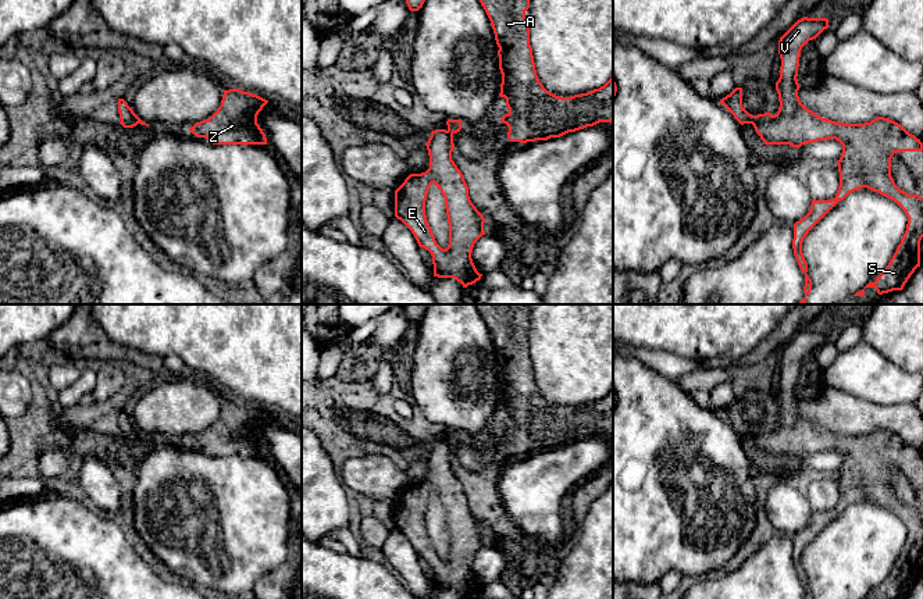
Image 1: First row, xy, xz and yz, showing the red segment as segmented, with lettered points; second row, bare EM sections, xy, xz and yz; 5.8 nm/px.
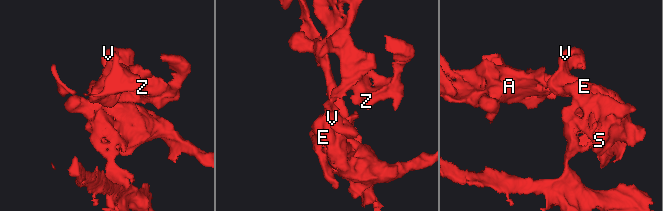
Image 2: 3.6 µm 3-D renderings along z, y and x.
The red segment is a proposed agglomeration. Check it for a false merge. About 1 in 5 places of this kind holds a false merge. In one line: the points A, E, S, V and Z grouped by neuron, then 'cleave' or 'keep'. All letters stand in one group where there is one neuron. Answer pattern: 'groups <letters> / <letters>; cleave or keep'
groups A Z / E S V; cleave

